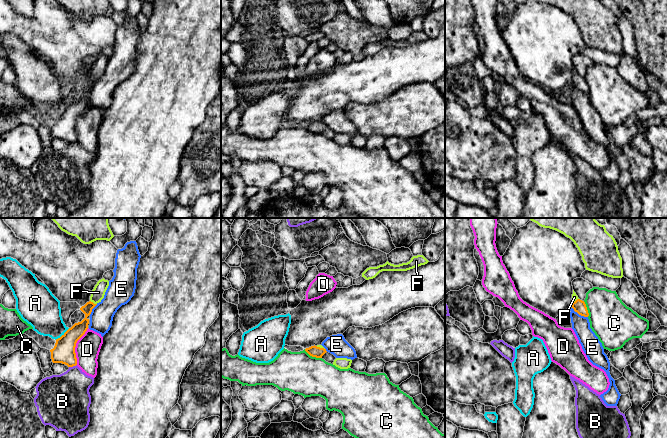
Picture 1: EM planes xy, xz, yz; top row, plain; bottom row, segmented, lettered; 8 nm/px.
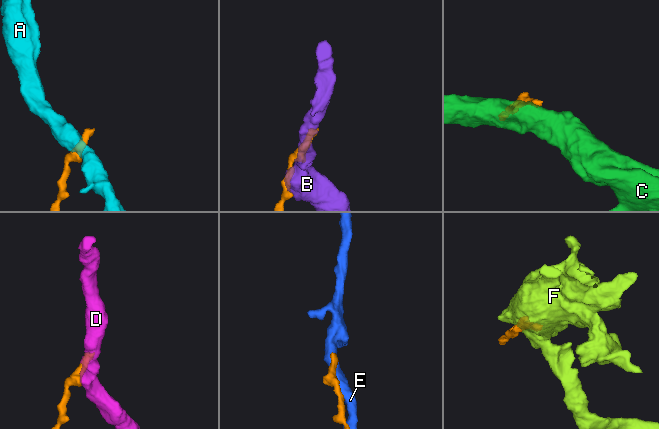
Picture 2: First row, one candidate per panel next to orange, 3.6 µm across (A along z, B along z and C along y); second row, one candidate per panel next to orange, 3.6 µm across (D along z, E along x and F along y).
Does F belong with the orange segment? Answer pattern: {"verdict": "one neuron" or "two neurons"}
{"verdict": "one neuron"}

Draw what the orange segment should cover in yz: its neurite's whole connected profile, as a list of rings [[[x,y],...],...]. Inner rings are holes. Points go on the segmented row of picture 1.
[[[574,290],[572,294],[572,302],[573,302],[572,308],[574,309],[575,312],[577,312],[579,315],[584,316],[584,317],[589,316],[585,302],[578,298]]]

